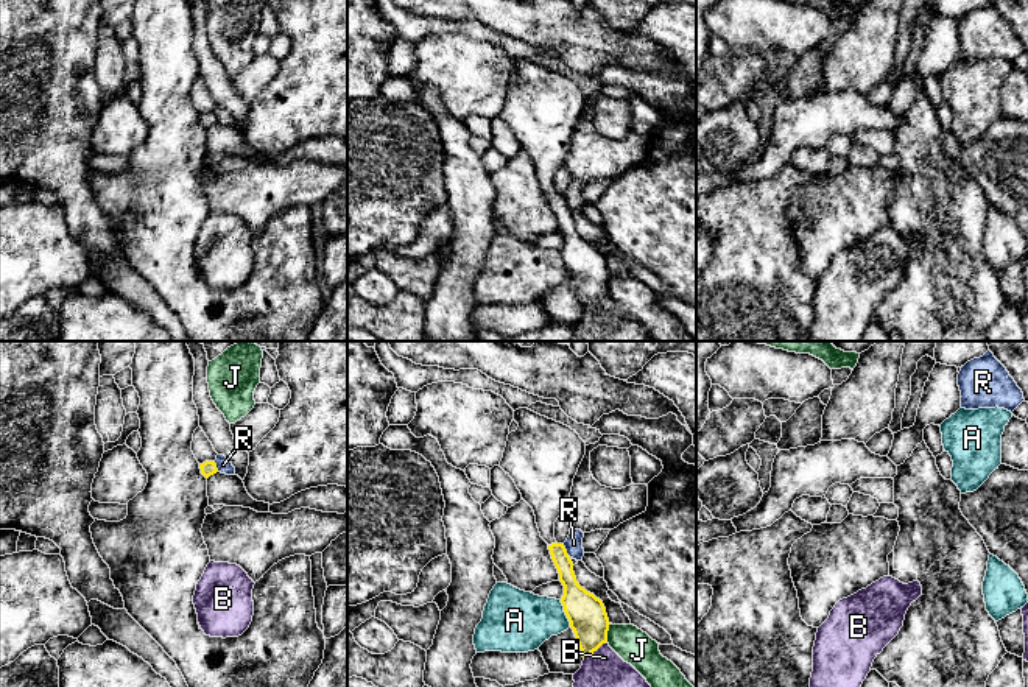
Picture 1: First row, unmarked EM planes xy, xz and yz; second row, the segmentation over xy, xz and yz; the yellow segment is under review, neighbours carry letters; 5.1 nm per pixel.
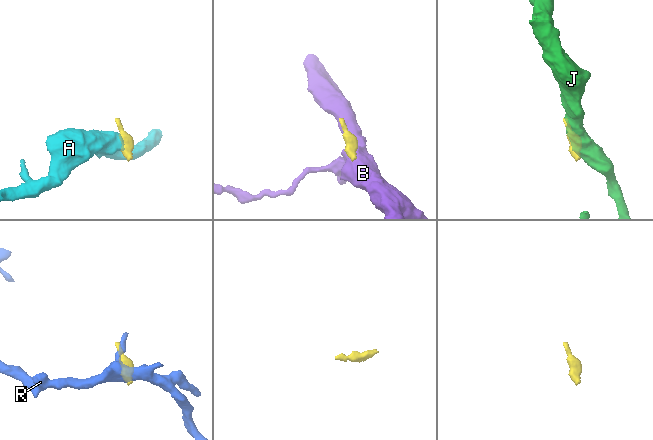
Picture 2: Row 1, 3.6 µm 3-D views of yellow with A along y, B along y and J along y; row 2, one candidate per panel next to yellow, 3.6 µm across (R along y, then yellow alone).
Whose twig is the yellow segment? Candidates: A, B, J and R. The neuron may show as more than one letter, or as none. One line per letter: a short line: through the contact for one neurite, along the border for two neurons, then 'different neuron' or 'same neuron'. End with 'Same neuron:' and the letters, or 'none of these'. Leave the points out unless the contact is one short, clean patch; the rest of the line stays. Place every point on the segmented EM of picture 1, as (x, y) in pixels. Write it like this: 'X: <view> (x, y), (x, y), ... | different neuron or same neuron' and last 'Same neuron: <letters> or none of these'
A: xz (559, 600), (570, 627) | different neuron
B: xz (606, 641), (584, 658) | different neuron
J: xz (611, 623), (606, 641) | different neuron
R: xz (563, 544), (570, 556) | different neuron
Same neuron: none of these

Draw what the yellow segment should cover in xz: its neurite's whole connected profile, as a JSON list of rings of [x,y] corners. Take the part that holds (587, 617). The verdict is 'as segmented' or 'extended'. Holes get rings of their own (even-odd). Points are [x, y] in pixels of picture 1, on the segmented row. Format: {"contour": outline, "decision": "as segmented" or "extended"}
{"contour": [[[528,408],[516,410],[514,421],[519,427],[508,435],[498,466],[534,511],[540,537],[548,544],[564,586],[564,612],[583,657],[587,657],[607,642],[611,623],[603,601],[579,586],[564,544],[554,539],[554,522],[564,514],[586,442],[570,427]]], "decision": "extended"}

